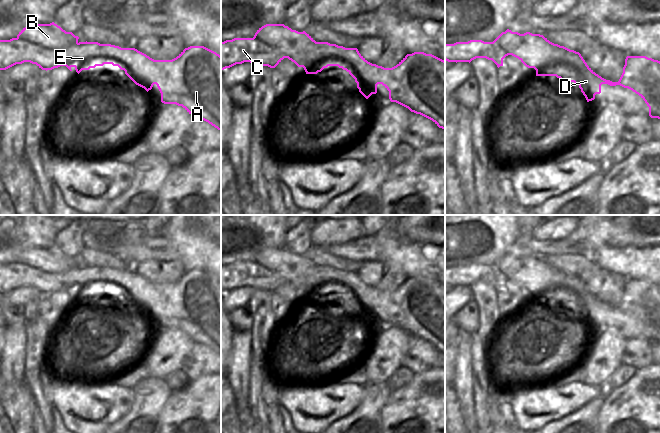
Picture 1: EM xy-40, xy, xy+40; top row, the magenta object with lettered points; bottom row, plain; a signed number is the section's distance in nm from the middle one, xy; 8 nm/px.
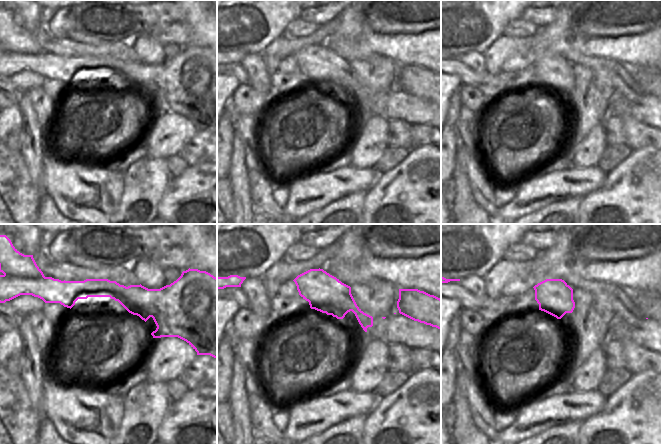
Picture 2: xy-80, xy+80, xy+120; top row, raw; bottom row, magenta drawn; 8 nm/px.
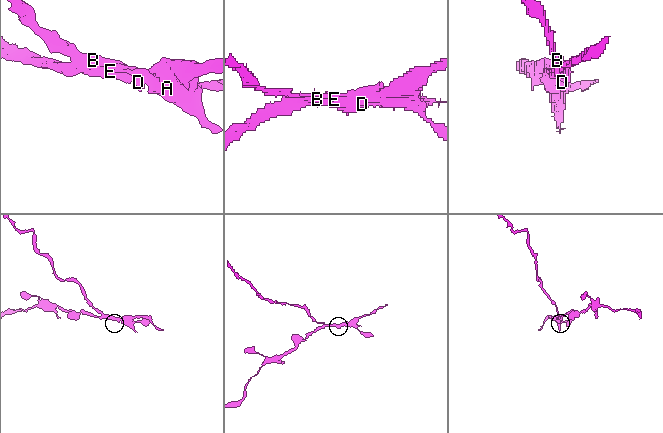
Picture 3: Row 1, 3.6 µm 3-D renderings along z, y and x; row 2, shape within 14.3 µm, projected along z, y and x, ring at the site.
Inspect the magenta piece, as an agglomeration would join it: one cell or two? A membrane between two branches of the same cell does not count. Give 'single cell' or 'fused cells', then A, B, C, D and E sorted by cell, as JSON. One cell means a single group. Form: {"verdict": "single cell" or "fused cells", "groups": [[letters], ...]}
{"verdict": "fused cells", "groups": [["A", "C", "D", "E"], ["B"]]}

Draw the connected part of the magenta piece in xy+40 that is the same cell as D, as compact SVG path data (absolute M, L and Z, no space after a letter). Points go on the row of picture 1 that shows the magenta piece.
M507 29L499 41L498 46L494 42L482 40L470 40L468 42L456 42L445 44L445 60L448 62L471 62L476 58L492 60L497 67L503 66L503 59L512 55L518 58L526 67L534 68L536 76L556 76L567 82L574 82L579 85L581 92L587 102L595 99L596 94L601 93L601 85L620 85L638 94L649 107L649 116L660 119L660 61L646 56L627 56L623 73L618 82L606 80L596 74L585 62L579 52L570 50L564 46L554 44L540 34L526 32L520 34Z

